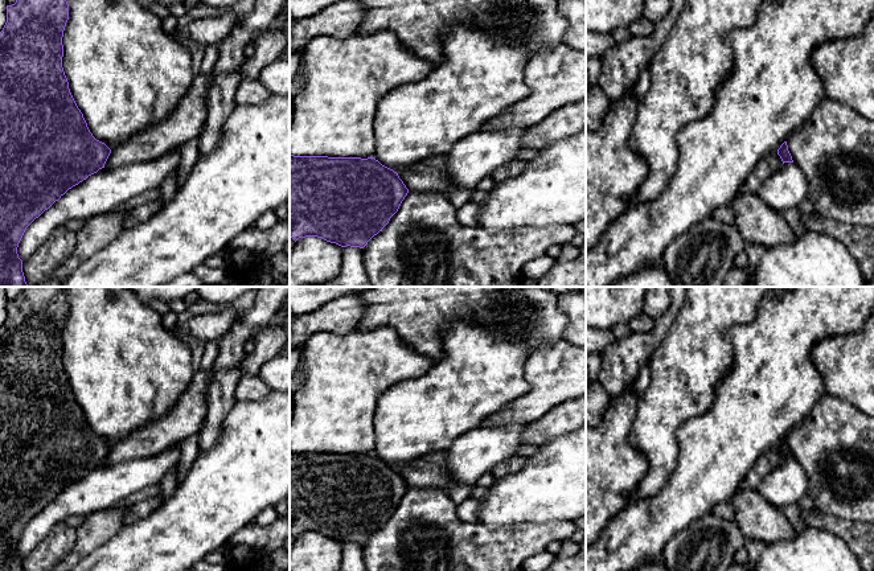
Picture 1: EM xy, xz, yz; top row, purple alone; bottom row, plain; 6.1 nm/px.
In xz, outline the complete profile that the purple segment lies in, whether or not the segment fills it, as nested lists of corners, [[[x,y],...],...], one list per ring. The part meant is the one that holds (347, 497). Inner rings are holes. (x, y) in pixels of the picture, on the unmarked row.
[[[290,449],[290,534],[317,533],[364,545],[398,508],[409,485],[398,469],[374,453],[294,452]]]

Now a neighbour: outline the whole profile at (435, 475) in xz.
[[[446,451],[432,452],[411,463],[393,467],[398,469],[409,486],[448,490],[457,485],[457,481],[446,469],[446,459]]]

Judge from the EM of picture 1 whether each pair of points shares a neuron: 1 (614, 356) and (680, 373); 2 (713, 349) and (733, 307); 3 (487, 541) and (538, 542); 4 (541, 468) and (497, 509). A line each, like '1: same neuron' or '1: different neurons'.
1: different neurons
2: same neuron
3: same neuron
4: same neuron

